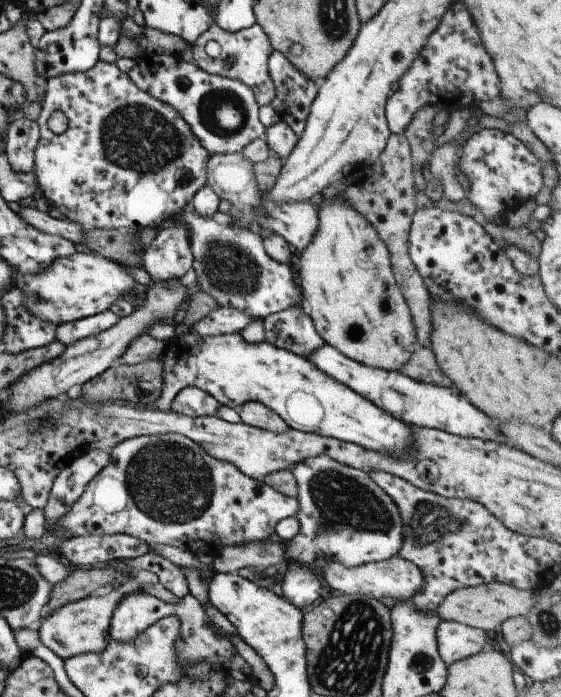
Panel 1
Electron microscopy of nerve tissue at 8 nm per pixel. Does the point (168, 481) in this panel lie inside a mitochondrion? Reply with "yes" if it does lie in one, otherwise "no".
yes

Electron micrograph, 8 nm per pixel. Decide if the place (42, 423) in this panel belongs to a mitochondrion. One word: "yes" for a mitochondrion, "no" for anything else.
yes

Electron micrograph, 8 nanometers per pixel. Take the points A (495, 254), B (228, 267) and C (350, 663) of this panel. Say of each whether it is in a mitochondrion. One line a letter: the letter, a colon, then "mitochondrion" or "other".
A: other
B: mitochondrion
C: mitochondrion

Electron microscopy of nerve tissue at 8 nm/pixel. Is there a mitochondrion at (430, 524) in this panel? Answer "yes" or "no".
yes

